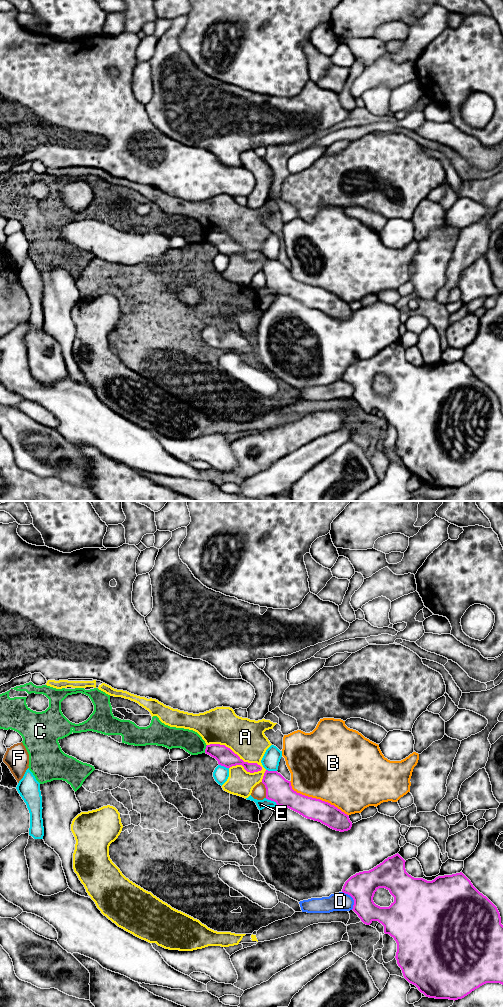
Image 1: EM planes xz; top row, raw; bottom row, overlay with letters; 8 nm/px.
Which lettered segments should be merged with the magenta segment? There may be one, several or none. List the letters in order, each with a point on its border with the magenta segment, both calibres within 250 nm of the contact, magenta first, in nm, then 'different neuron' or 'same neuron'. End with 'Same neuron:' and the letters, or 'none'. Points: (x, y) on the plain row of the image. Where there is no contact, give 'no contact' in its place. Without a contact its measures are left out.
A: xz (234, 241) | 150/300 nm | different neuron
B: xz (315, 286) | 180/500 nm | different neuron
C: xz (205, 237) | 150/170 nm | different neuron
D: xz (353, 387) | 220/150 nm | different neuron
E: xz (271, 288) | 200/80 nm | different neuron
F: xz (266, 278) | 200/110 nm | different neuron
Same neuron: none

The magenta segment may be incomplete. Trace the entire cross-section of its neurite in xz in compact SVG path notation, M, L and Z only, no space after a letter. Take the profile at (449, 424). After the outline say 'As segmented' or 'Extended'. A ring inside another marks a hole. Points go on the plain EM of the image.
M397 341L369 359L351 364L342 380L354 388L353 399L361 409L370 413L378 409L397 431L396 448L404 466L415 473L426 485L458 488L486 471L503 473L503 413L497 395L462 361L438 364L432 369L414 366L406 360L405 348ZM379 376L387 377L394 385L389 395L380 395L373 389Z. As segmented

